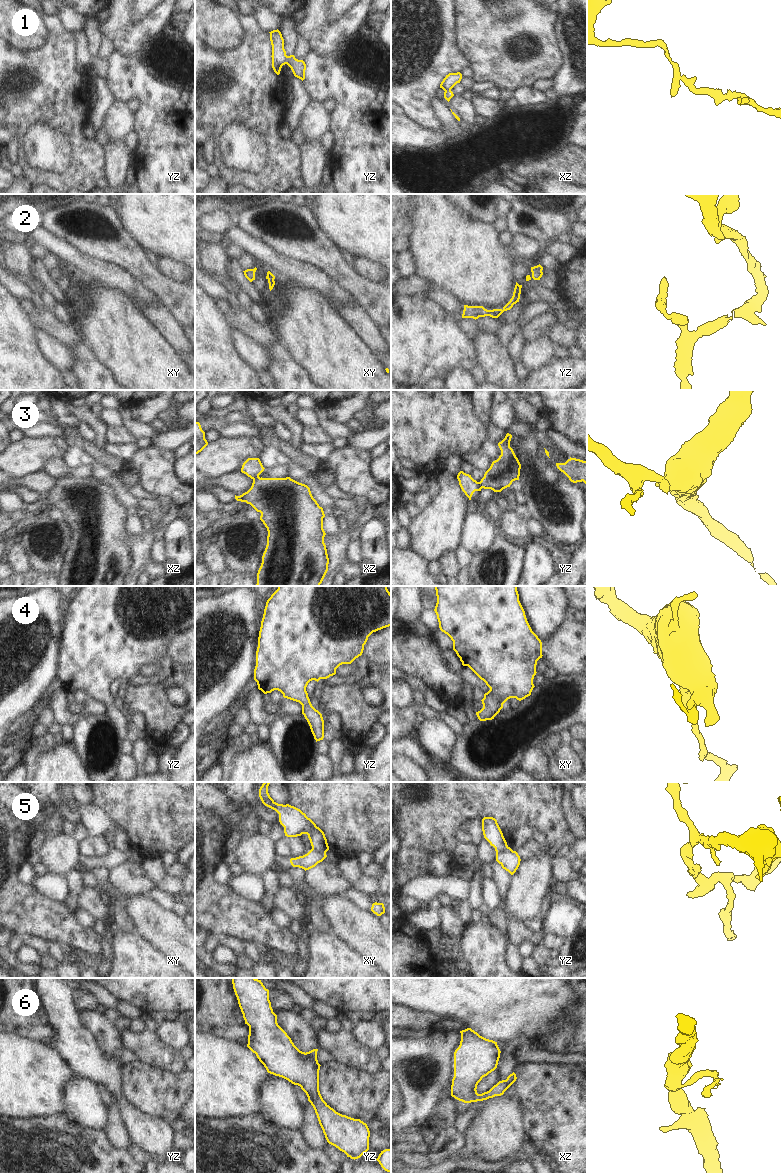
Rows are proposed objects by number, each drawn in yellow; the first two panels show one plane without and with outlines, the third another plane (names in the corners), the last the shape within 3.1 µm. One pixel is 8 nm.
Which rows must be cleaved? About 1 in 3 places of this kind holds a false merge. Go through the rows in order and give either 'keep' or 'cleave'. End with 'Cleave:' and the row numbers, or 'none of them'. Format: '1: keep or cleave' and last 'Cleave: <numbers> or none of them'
1: keep
2: keep
3: cleave
4: keep
5: cleave
6: keep
Cleave: 3, 5

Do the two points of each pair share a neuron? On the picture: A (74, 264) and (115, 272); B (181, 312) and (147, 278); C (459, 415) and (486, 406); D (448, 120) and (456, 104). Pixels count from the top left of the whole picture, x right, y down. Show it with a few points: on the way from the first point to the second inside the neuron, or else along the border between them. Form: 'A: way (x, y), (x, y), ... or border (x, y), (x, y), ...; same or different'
A: way (84, 266), (94, 271), (105, 272); same
B: way (175, 303), (156, 284); same
C: border (472, 400), (475, 415), (487, 427); different
D: border (447, 105), (450, 108); different

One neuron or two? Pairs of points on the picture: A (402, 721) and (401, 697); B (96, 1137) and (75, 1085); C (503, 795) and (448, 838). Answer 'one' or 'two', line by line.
A: two
B: two
C: one

